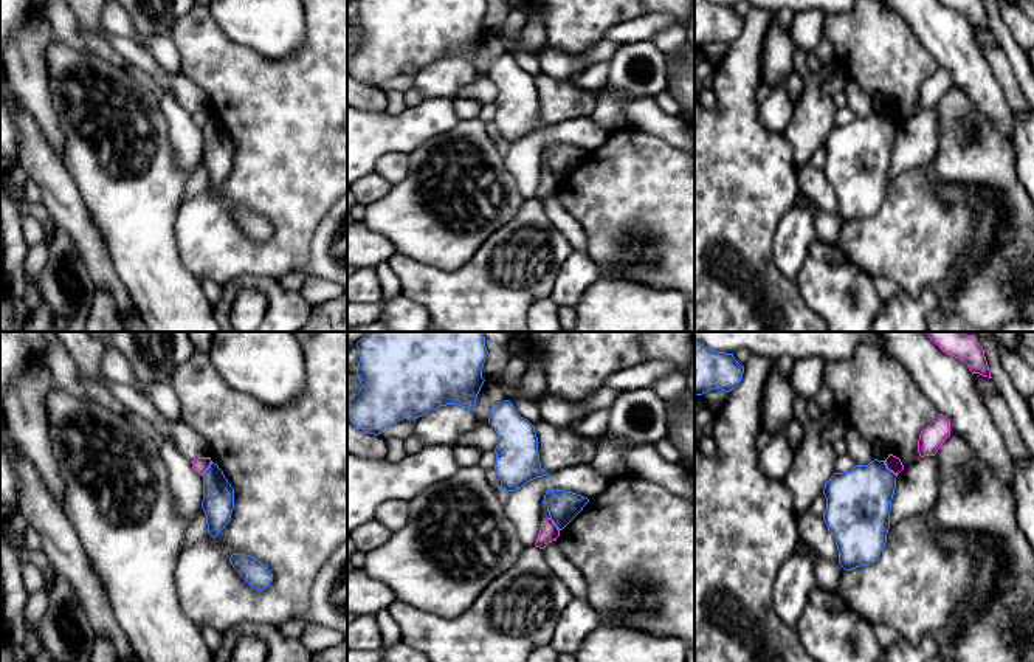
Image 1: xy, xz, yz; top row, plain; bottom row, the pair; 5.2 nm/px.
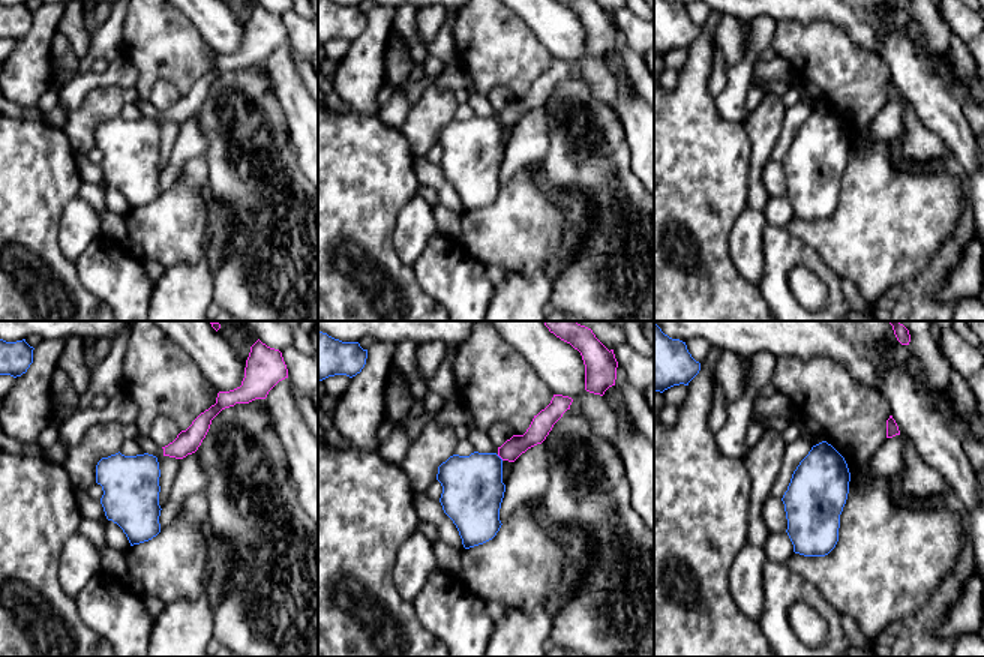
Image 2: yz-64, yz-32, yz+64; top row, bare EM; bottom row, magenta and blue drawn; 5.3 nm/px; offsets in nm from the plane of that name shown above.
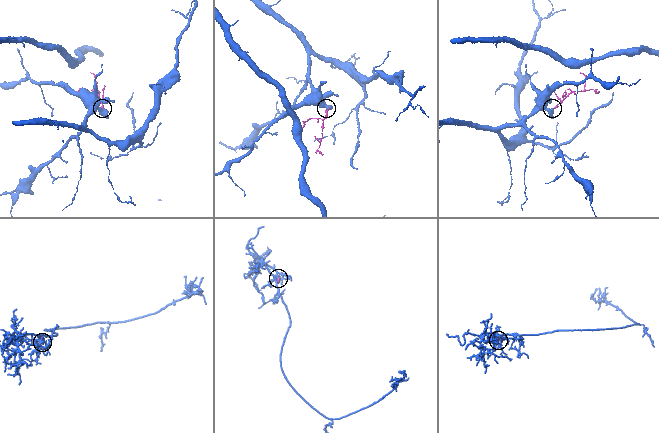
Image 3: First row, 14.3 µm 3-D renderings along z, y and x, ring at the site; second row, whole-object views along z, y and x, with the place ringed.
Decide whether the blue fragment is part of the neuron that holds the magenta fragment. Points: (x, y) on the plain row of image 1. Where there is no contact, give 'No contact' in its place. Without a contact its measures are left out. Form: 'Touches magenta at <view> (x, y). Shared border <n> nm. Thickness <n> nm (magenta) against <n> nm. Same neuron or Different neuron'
Touches magenta at yz (889, 121). Shared border 100 nm. Thickness 80 nm (magenta) against 340 nm. Different neuron

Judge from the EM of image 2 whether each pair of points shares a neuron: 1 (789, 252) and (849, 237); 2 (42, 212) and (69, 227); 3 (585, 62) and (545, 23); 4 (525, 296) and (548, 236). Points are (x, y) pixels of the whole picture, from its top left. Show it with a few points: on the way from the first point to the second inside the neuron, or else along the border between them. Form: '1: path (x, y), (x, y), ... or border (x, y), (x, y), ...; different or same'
1: border (786, 228), (836, 272); different
2: border (77, 195), (65, 206), (59, 224), (65, 257); different
3: path (575, 53), (555, 33); same
4: border (507, 270), (525, 275), (546, 270), (551, 275); different

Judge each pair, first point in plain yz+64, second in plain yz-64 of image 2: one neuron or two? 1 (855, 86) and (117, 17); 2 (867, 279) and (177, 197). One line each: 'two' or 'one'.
1: two
2: one

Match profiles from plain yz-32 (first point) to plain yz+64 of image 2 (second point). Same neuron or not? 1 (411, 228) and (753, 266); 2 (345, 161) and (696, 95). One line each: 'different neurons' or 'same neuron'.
1: same neuron
2: same neuron

